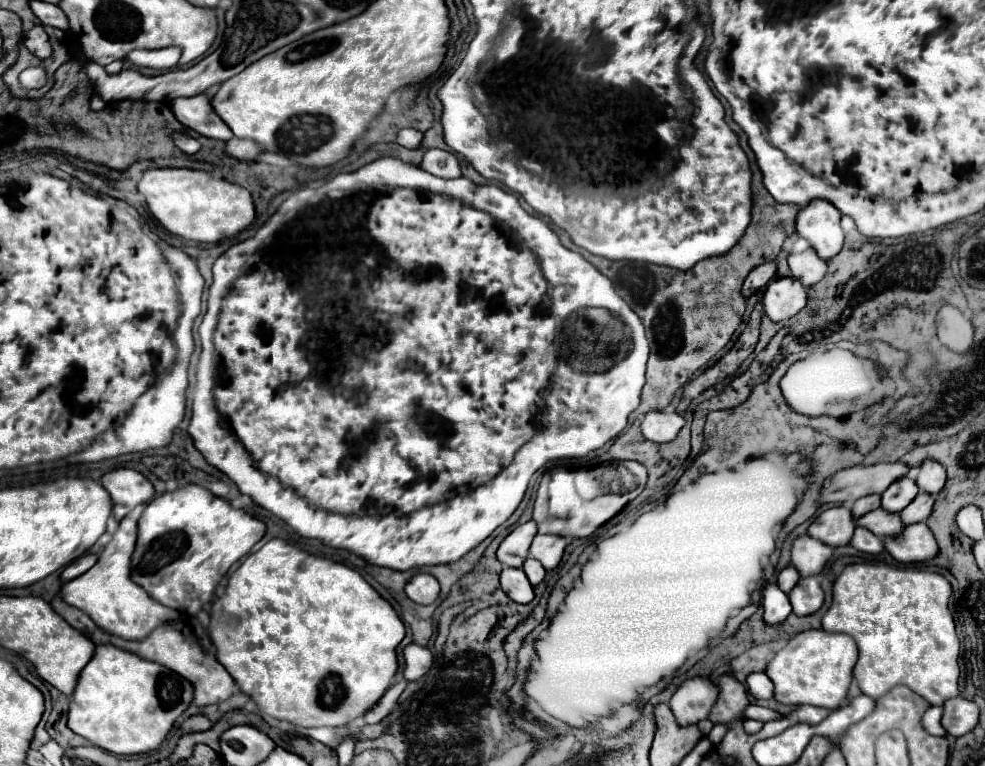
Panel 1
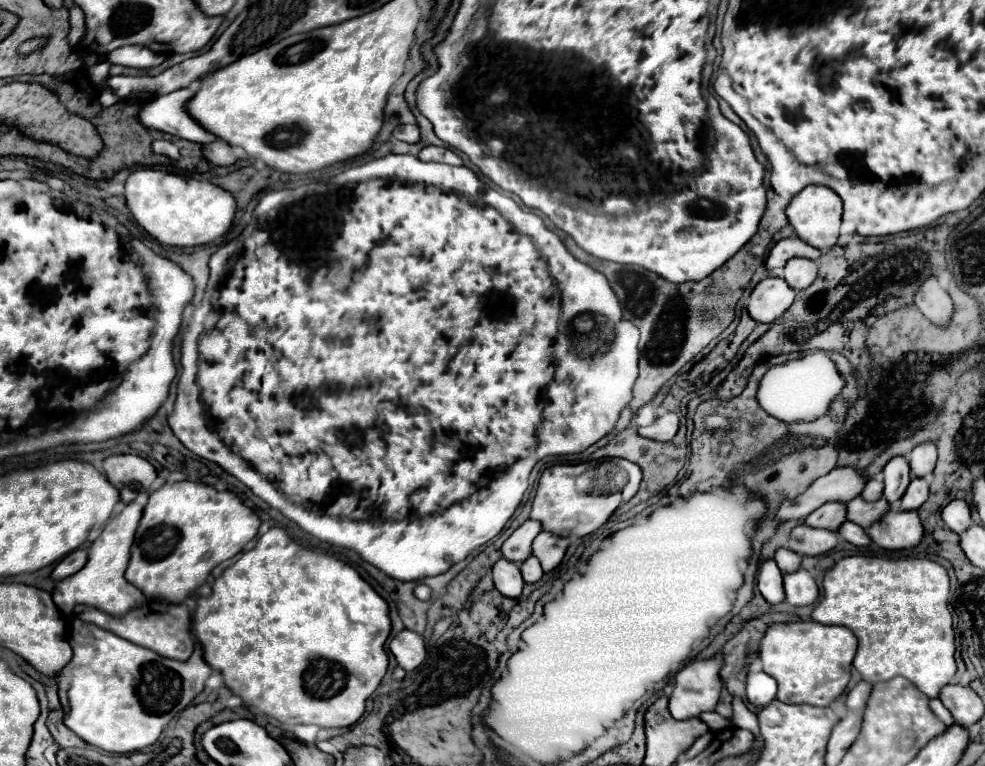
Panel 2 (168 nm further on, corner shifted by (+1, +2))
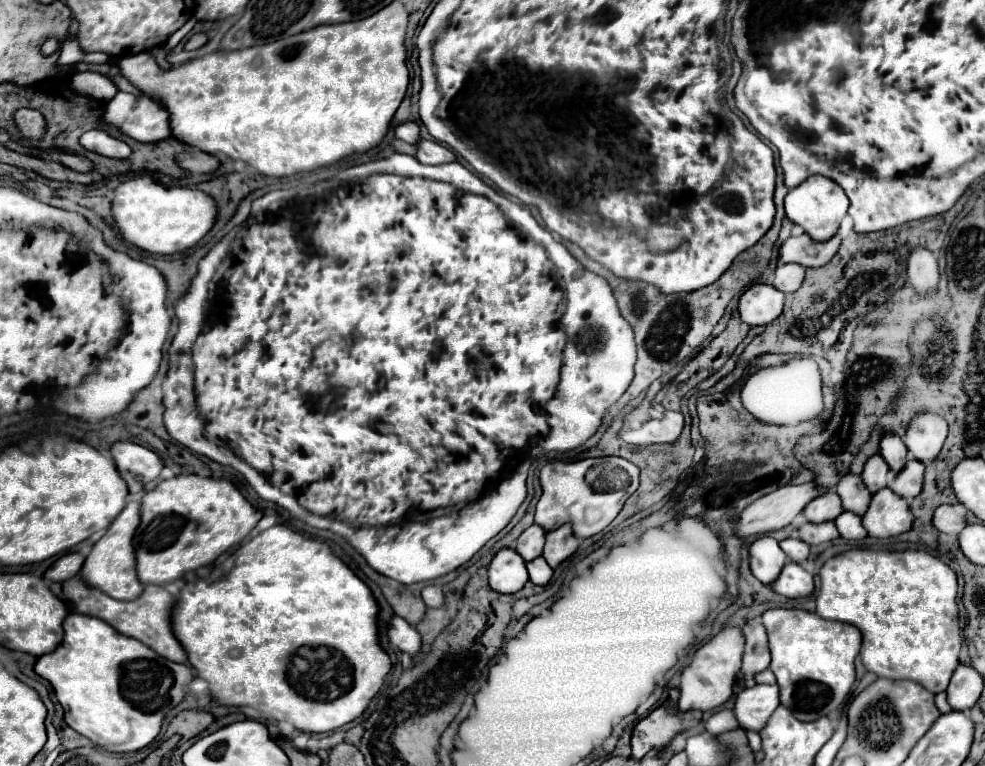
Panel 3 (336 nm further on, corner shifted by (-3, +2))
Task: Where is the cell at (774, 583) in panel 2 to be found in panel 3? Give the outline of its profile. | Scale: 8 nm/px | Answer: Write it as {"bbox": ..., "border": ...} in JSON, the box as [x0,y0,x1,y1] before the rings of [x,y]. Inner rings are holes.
{"bbox":[750,537,788,585],"border":[[[758,537],[750,545],[750,571],[764,585],[770,585],[786,565],[788,557],[774,537]]]}

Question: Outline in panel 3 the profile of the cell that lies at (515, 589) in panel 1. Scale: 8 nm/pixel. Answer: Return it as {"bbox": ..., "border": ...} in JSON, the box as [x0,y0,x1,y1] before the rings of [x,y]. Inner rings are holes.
{"bbox":[488,547,528,593],"border":[[[502,547],[488,565],[490,587],[498,593],[516,593],[528,581],[524,559],[510,547]]]}

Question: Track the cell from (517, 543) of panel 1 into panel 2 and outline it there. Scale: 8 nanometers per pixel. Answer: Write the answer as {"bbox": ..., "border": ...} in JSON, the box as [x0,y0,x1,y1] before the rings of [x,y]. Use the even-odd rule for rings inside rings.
{"bbox":[502,519,542,563],"border":[[[528,519],[526,523],[522,523],[502,545],[502,555],[508,559],[508,561],[514,561],[514,563],[522,563],[526,561],[530,555],[532,555],[532,541],[534,537],[542,531],[540,523],[538,521],[532,521]]]}

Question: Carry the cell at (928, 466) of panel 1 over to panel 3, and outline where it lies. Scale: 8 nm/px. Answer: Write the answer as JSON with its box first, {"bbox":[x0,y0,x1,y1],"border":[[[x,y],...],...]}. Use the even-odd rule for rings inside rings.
{"bbox":[904,411,948,463],"border":[[[924,411],[916,413],[910,419],[904,443],[912,457],[916,457],[922,463],[930,463],[940,453],[946,435],[948,435],[948,423],[944,421],[944,417]]]}

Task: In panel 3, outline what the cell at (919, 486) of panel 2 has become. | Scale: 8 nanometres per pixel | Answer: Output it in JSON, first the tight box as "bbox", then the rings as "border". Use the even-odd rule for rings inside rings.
{"bbox":[888,455,924,499],"border":[[[908,455],[906,465],[894,475],[888,487],[904,499],[912,499],[922,491],[922,481],[924,481],[924,463],[916,461],[914,457]]]}

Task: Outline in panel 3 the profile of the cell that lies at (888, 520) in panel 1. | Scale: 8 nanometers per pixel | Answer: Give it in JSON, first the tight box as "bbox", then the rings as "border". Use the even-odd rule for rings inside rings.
{"bbox":[834,473,872,515],"border":[[[854,473],[842,475],[834,491],[840,495],[842,507],[846,511],[856,513],[856,515],[864,515],[864,511],[870,505],[870,499],[872,499],[872,495],[868,493],[866,485],[862,483],[862,477],[854,475]]]}

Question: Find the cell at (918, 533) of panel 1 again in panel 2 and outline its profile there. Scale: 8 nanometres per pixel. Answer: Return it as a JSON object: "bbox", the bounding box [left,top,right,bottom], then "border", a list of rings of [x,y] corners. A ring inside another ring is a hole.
{"bbox":[868,511,924,551],"border":[[[890,511],[880,523],[868,529],[872,541],[884,549],[900,551],[922,543],[924,527],[916,511]]]}

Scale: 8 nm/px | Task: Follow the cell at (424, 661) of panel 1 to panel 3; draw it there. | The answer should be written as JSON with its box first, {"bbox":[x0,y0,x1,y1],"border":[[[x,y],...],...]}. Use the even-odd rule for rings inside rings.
{"bbox":[386,615,420,655],"border":[[[392,615],[386,633],[388,633],[390,645],[398,647],[400,651],[410,655],[416,655],[420,651],[420,633],[398,615]]]}

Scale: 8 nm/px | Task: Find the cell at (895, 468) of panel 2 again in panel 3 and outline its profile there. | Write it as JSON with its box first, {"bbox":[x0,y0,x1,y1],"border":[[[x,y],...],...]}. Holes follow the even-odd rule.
{"bbox":[880,431,906,473],"border":[[[886,431],[880,439],[880,455],[886,459],[886,463],[890,465],[890,469],[896,473],[900,467],[904,467],[904,461],[906,461],[906,445],[902,443],[900,435],[892,433],[892,431]]]}

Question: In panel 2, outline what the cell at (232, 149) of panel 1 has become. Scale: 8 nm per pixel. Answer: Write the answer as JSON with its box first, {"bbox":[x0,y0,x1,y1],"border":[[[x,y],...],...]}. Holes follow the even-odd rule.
{"bbox":[204,139,236,165],"border":[[[222,139],[204,145],[204,157],[210,161],[210,165],[232,165],[232,163],[236,163],[234,149]]]}

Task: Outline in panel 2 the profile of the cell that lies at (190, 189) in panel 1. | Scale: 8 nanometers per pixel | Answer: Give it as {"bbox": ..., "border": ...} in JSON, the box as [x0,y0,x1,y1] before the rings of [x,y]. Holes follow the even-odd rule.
{"bbox":[126,167,236,247],"border":[[[142,167],[126,179],[126,205],[132,217],[162,245],[196,247],[228,233],[236,215],[236,199],[230,191],[192,177]]]}

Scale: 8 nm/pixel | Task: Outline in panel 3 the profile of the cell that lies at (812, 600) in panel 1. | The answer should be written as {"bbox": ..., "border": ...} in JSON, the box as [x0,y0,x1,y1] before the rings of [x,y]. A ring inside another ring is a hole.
{"bbox":[772,561,814,599],"border":[[[788,561],[782,569],[782,573],[778,575],[776,581],[772,581],[772,591],[790,597],[790,599],[798,599],[798,597],[806,597],[814,591],[814,579],[808,571],[804,571],[802,565]]]}

